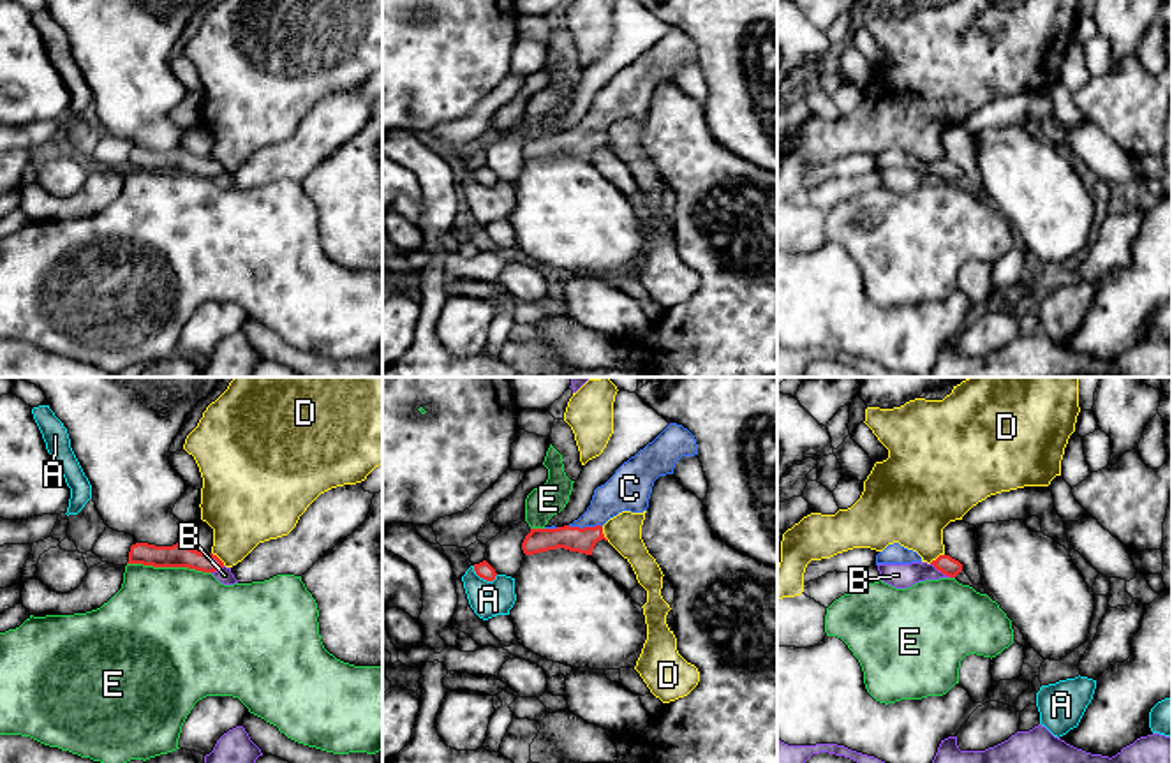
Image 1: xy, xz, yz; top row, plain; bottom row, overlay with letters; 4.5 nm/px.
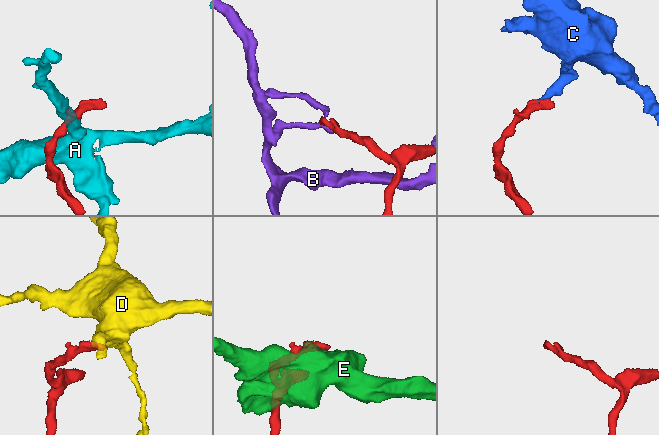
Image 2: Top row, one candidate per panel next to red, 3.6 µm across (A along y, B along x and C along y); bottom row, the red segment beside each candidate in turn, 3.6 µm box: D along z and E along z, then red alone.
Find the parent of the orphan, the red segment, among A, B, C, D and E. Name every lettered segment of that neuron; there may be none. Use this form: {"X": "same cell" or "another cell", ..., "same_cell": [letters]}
{"A": "another cell", "B": "another cell", "C": "same cell", "D": "another cell", "E": "another cell", "same_cell": ["C"]}

